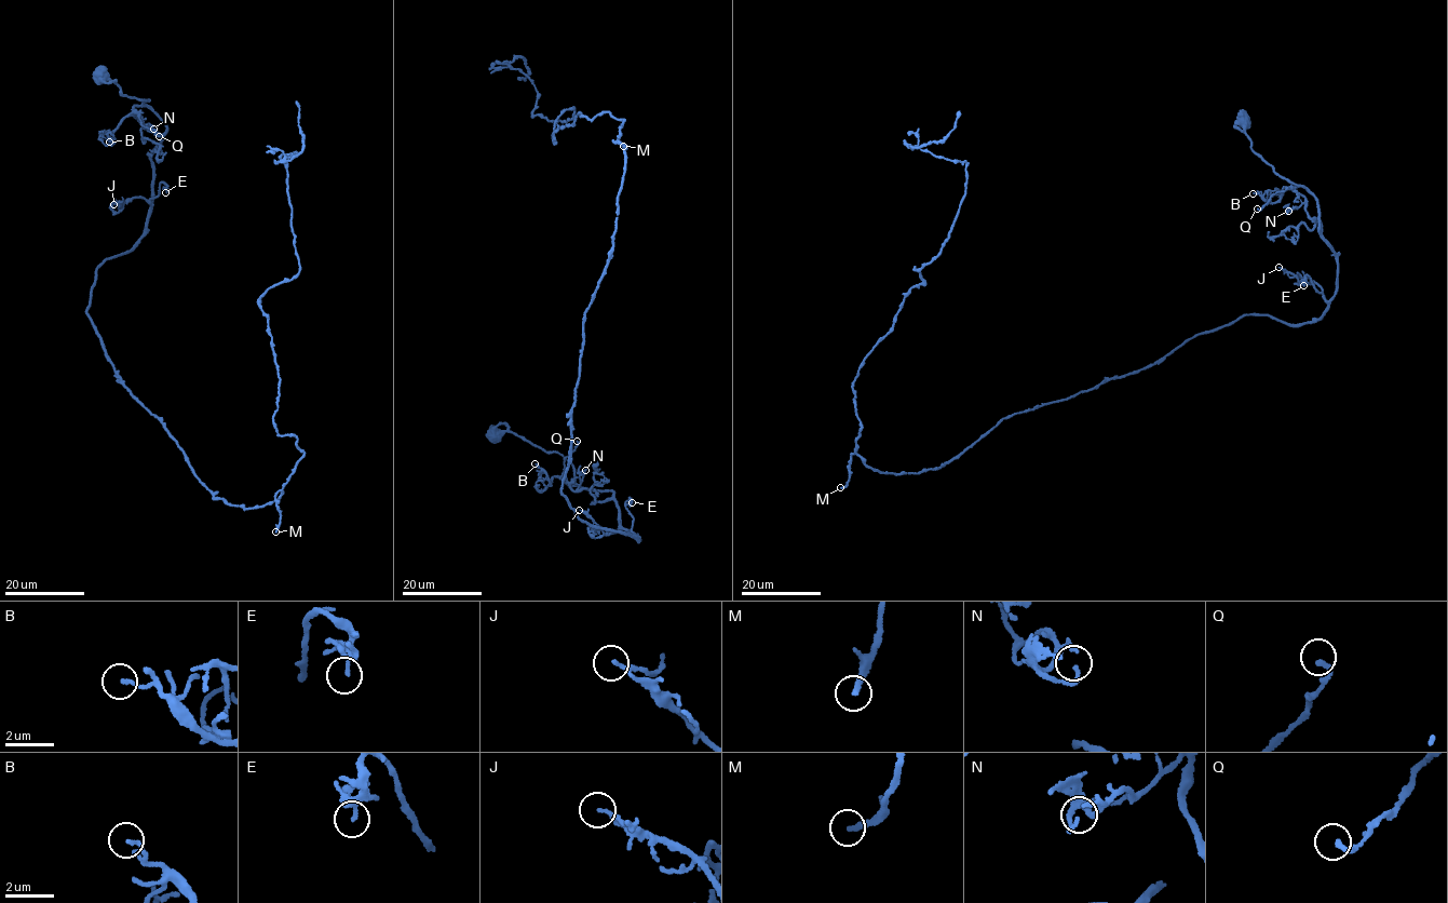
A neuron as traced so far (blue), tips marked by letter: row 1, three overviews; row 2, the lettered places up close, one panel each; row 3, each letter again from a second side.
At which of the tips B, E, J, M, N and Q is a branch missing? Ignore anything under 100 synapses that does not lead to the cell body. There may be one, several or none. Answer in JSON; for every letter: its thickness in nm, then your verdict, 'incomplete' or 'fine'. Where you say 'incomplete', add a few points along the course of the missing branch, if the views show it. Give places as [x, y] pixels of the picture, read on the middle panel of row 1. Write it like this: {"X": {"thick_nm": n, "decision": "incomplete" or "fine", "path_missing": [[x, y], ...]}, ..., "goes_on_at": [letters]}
{"B": {"thick_nm": 150, "decision": "fine"}, "E": {"thick_nm": 120, "decision": "fine"}, "J": {"thick_nm": 160, "decision": "fine"}, "M": {"thick_nm": 220, "decision": "incomplete"}, "N": {"thick_nm": 170, "decision": "fine"}, "Q": {"thick_nm": 220, "decision": "fine"}, "goes_on_at": ["M"]}

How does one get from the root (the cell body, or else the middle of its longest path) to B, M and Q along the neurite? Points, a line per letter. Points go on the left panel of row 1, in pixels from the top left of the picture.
B: (99, 76), (107, 77), (122, 94), (149, 100), (135, 105), (123, 117), (113, 132), (113, 143), (109, 142)
M: (99, 76), (165, 134), (146, 228), (100, 264), (86, 312), (212, 495), (282, 492), (275, 531)
Q: (99, 76), (107, 77), (122, 94), (149, 100), (134, 109), (141, 124), (159, 136)

